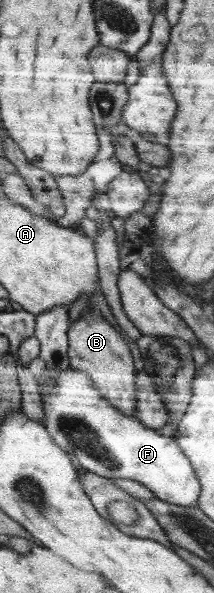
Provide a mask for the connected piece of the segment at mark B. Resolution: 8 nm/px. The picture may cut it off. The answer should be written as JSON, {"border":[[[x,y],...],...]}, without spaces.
{"border":[[[87,307],[80,318],[72,323],[67,333],[69,367],[90,374],[100,393],[115,409],[132,416],[134,405],[138,405],[138,389],[134,389],[134,363],[128,343],[118,331],[102,317],[94,307]]]}

